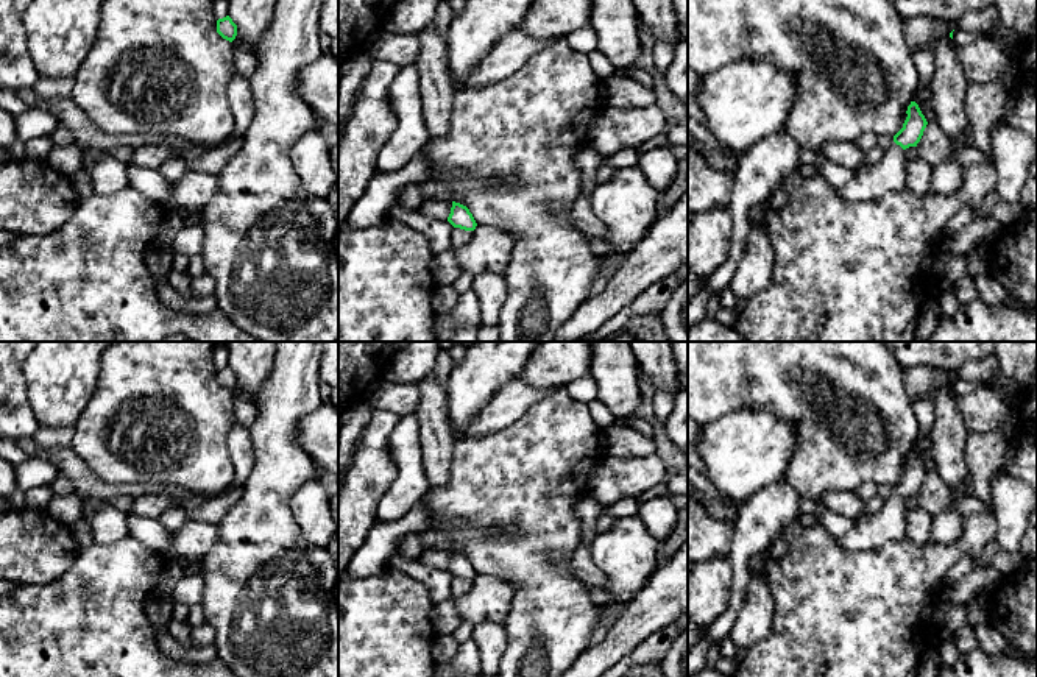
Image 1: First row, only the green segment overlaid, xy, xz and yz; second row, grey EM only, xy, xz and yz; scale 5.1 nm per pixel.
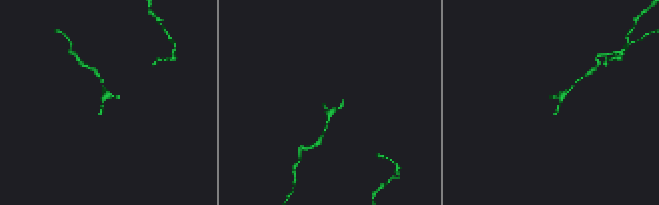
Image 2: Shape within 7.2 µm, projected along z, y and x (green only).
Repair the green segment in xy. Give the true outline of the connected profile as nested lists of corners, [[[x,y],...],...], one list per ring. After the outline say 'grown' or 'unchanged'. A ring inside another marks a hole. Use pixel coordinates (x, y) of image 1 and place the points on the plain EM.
[[[229,365],[217,370],[217,382],[232,392],[237,385],[237,374],[232,371]]]; unchanged

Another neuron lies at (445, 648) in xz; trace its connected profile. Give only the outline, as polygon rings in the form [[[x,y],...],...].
[[[437,635],[432,646],[435,665],[449,663],[455,657],[458,647],[460,644],[451,635]]]

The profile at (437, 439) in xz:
[[[434,371],[418,379],[421,399],[416,410],[421,434],[423,465],[434,488],[444,487],[451,479],[455,437],[446,413],[446,390]]]

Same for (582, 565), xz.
[[[588,544],[580,546],[572,552],[569,572],[583,580],[588,587],[603,588],[607,583],[605,574],[596,566]]]

